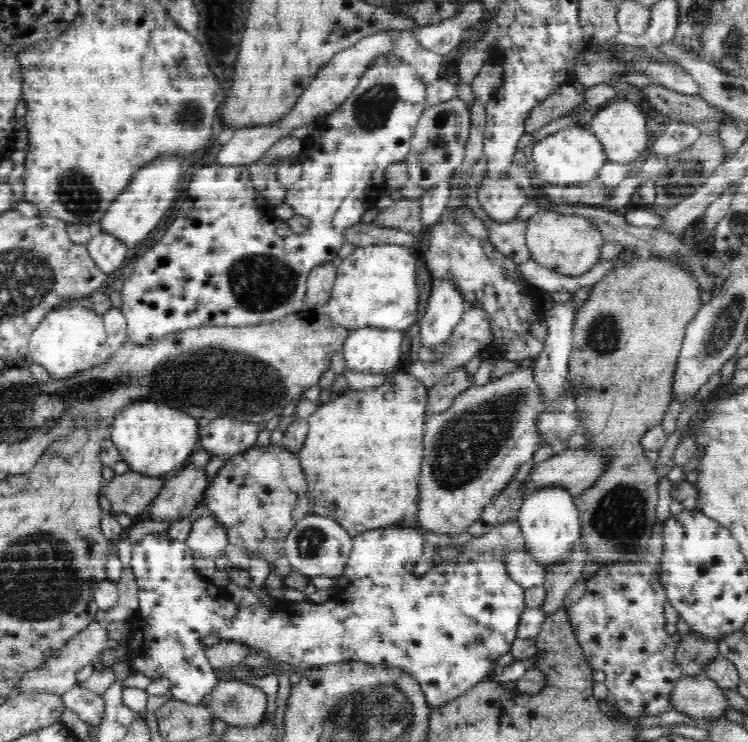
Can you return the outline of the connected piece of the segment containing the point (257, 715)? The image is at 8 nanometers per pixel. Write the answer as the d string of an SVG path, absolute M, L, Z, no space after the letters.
M218 679L202 704L212 710L214 720L219 718L230 726L252 726L258 725L265 713L266 697L259 687L238 679Z

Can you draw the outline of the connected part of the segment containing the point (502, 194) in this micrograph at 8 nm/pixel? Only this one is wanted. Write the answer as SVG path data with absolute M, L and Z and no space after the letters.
M484 176L478 184L477 198L484 212L494 222L512 222L528 201L526 193L508 176L489 178Z

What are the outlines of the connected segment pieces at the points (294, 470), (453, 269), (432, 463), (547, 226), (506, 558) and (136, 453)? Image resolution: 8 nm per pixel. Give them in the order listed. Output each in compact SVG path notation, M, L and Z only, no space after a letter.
M271 442L265 447L254 444L252 449L224 461L210 486L204 490L202 501L206 501L209 515L214 515L224 525L230 544L247 550L248 556L262 558L270 564L282 556L288 533L301 518L310 513L307 481L300 464L298 455L291 454L283 445L274 446Z
M457 195L450 197L440 222L430 227L426 267L434 281L450 280L464 296L467 308L484 308L491 321L493 335L492 343L485 350L492 350L502 357L503 344L514 336L528 333L532 324L542 316L533 304L533 298L526 293L527 287L516 275L518 266L488 239L472 236L452 220L452 210L458 206L467 206L467 199Z
M518 367L494 382L490 380L485 385L472 385L454 400L451 408L426 417L417 524L424 531L430 530L448 538L460 536L468 526L472 526L480 518L484 506L490 504L494 496L504 492L508 482L514 480L518 466L526 464L540 448L542 437L538 433L536 420L546 411L542 389L536 382L532 368Z
M550 209L540 210L526 220L525 241L532 260L562 277L582 277L592 271L601 261L600 248L606 244L604 234L592 220Z
M526 550L502 554L504 567L513 581L525 589L543 586L546 569Z
M137 400L116 413L111 427L111 441L118 447L129 470L150 477L170 476L188 464L192 453L198 449L202 429L198 419L186 411L149 400Z

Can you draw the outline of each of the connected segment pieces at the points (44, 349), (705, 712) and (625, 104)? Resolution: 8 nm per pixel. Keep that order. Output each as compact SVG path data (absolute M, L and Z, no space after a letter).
M77 304L46 314L43 322L32 332L28 350L30 361L43 366L51 378L70 378L93 369L113 353L107 344L103 315Z
M704 672L680 678L671 694L673 708L684 715L699 719L724 717L724 710L731 704L720 688Z
M630 100L608 101L606 108L599 108L587 127L604 142L604 153L610 162L632 162L648 146L646 114Z

